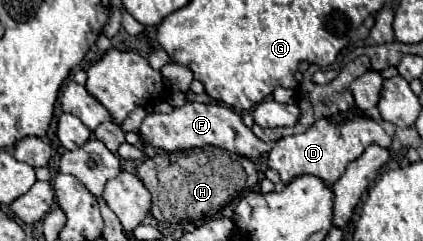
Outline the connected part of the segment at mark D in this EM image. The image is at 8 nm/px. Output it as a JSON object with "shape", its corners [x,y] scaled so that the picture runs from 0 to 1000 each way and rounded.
{"shape":[[[858,473],[825,481],[801,523],[787,523],[783,490],[754,490],[716,556],[693,556],[655,581],[645,622],[636,631],[636,689],[660,714],[674,763],[707,722],[745,722],[759,747],[792,763],[806,739],[811,697],[849,656],[872,598],[901,598],[905,614],[924,606],[924,564],[910,556],[901,515],[882,490]]]}

